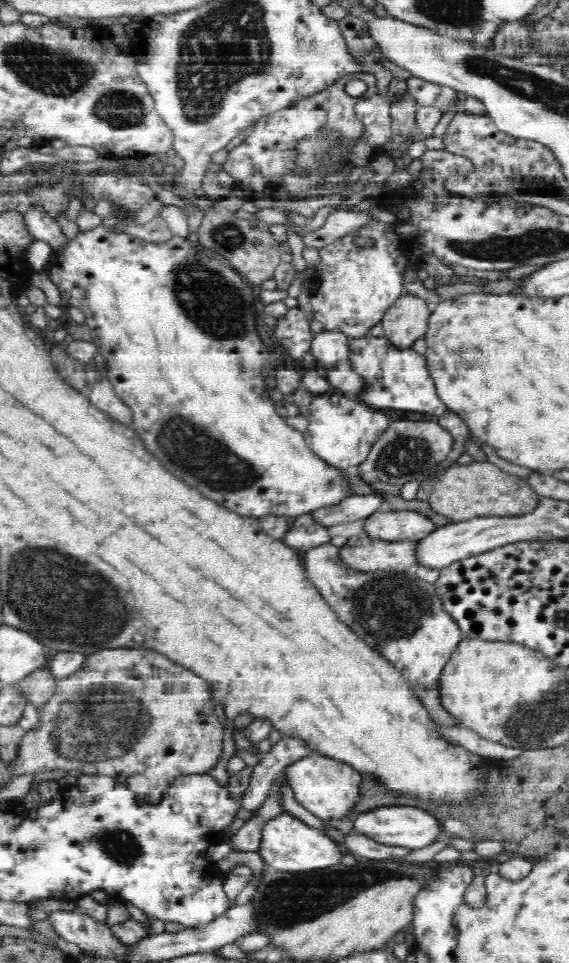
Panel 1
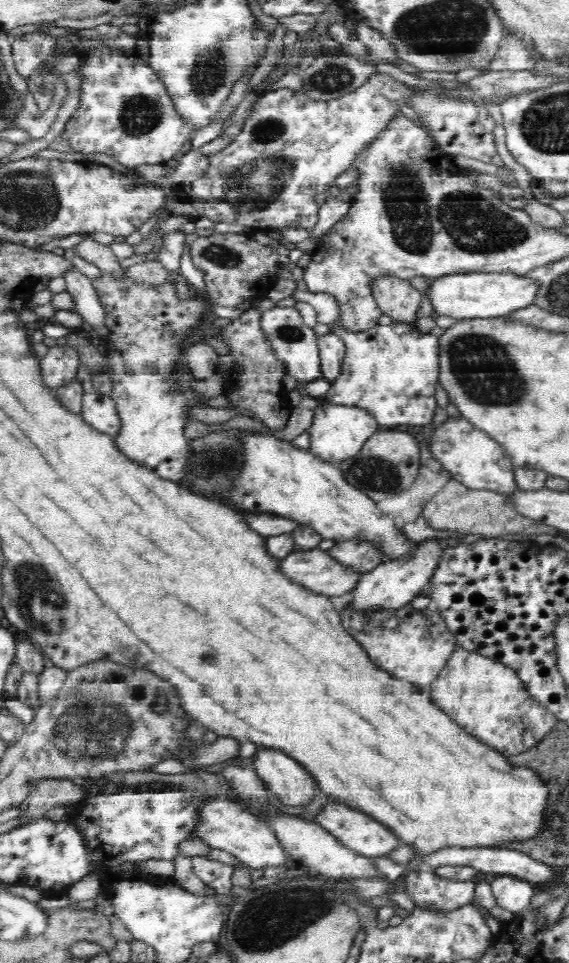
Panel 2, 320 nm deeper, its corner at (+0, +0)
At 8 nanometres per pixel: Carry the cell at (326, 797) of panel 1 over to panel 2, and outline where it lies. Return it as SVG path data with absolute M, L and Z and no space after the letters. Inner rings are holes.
M260 747L253 769L284 806L311 805L316 798L318 778L284 751Z

